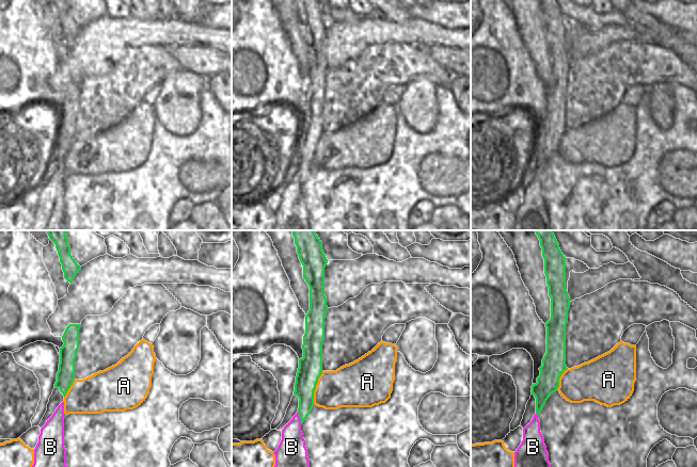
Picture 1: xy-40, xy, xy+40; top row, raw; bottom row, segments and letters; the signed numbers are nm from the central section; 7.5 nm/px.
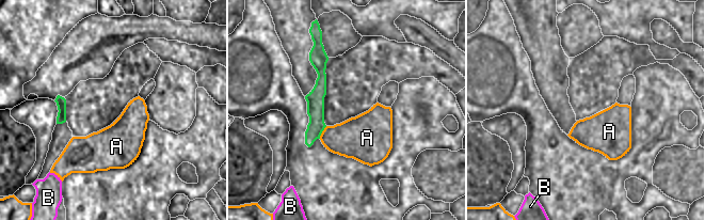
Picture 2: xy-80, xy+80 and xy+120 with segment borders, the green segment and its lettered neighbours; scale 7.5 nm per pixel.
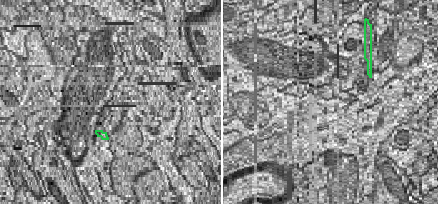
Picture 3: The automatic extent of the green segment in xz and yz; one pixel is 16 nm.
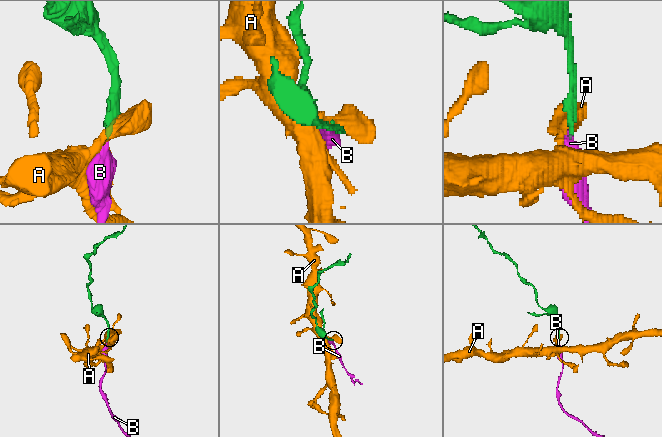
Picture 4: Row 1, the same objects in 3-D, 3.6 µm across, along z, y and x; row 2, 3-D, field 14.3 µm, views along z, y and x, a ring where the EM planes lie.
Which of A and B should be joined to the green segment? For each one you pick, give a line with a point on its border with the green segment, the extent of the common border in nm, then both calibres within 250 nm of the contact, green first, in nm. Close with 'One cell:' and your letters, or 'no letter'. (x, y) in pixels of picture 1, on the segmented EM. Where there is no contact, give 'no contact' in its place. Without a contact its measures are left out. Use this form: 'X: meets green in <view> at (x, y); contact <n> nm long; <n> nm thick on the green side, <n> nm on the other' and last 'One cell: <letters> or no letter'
B: meets green in xy at (300, 418); contact 100 nm long; 160 nm thick on the green side, 220 nm on the other
One cell: B

